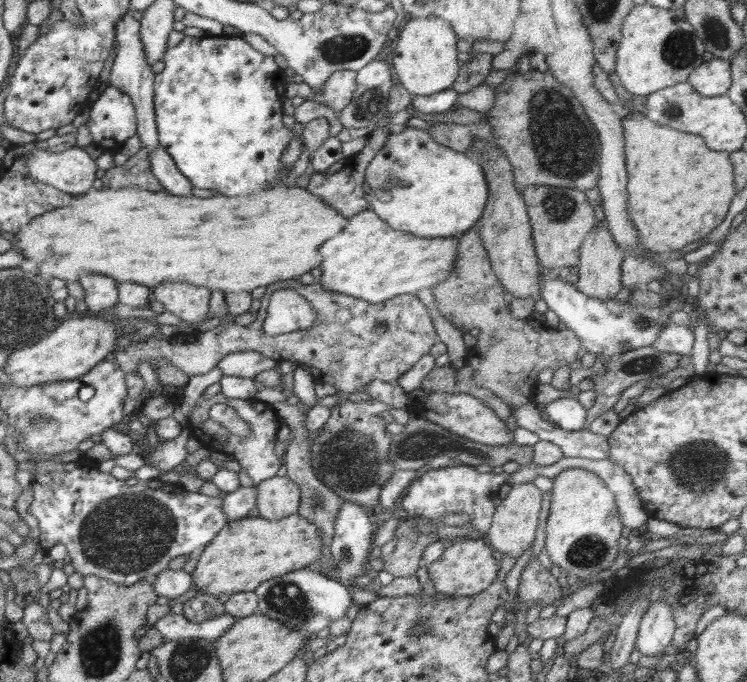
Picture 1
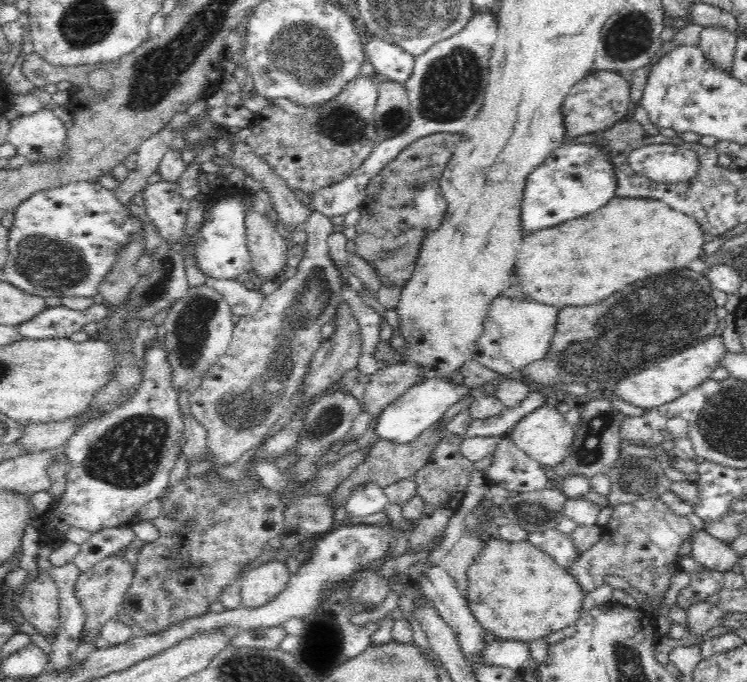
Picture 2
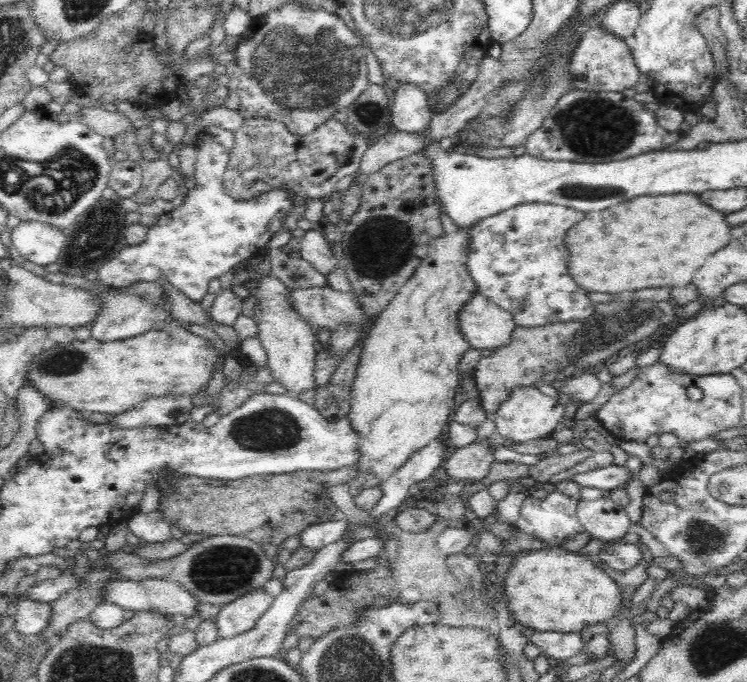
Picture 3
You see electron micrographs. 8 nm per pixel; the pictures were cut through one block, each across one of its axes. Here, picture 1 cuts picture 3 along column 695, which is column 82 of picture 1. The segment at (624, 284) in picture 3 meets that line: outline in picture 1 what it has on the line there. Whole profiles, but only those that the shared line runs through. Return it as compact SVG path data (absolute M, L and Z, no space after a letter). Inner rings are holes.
M276 186L270 190L260 190L258 194L250 194L250 196L238 196L238 198L226 198L226 196L212 196L212 198L196 198L196 196L182 196L176 198L174 194L170 194L164 190L160 192L152 192L136 187L122 187L118 189L101 188L95 189L91 187L84 194L77 195L72 201L63 208L50 210L45 214L40 214L34 217L22 229L15 234L16 242L13 244L15 248L20 250L20 254L26 260L32 260L36 264L39 274L44 274L46 278L60 278L60 280L80 280L82 274L90 272L90 274L104 274L110 276L118 282L140 282L147 287L156 286L160 282L188 282L194 286L204 286L210 288L211 291L218 290L226 292L252 291L258 286L268 286L272 282L278 280L288 280L288 278L296 278L300 274L306 274L308 270L316 268L320 264L320 254L318 254L318 246L322 242L331 239L334 234L338 234L338 230L348 222L342 216L339 216L328 204L321 202L320 198L316 198L314 194L310 194L305 188L294 186L286 187Z

